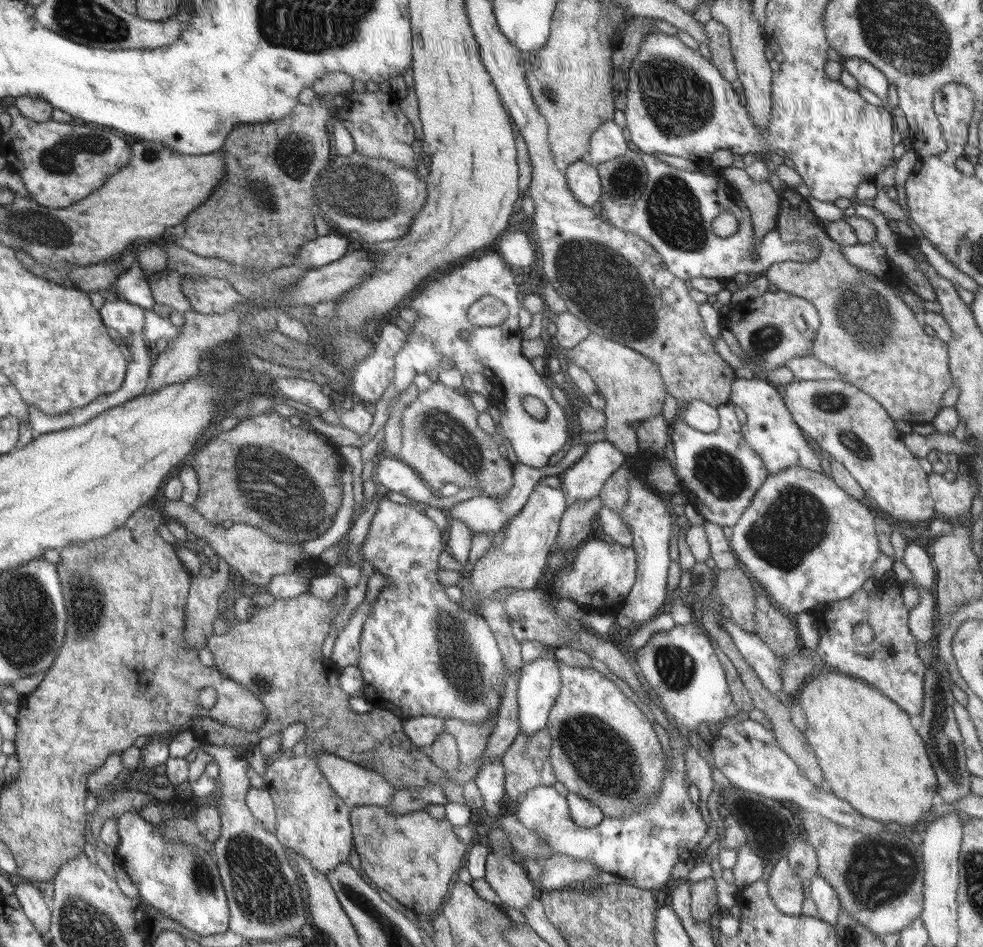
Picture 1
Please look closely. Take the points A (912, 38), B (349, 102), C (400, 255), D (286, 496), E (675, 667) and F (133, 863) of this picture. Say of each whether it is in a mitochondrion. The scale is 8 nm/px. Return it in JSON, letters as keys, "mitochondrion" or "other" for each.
{"A":"mitochondrion","B":"other","C":"other","D":"mitochondrion","E":"mitochondrion","F":"other"}

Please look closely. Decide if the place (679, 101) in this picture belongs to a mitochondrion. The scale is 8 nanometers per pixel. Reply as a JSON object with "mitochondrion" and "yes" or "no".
{"mitochondrion":"yes"}

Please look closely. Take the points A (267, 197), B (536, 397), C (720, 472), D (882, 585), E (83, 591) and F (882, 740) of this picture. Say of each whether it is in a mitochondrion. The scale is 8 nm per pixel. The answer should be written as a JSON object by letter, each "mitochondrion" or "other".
{"A":"mitochondrion","B":"other","C":"mitochondrion","D":"other","E":"mitochondrion","F":"other"}

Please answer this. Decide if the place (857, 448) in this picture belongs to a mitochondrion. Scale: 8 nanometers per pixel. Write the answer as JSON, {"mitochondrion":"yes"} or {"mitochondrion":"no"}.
{"mitochondrion":"yes"}

